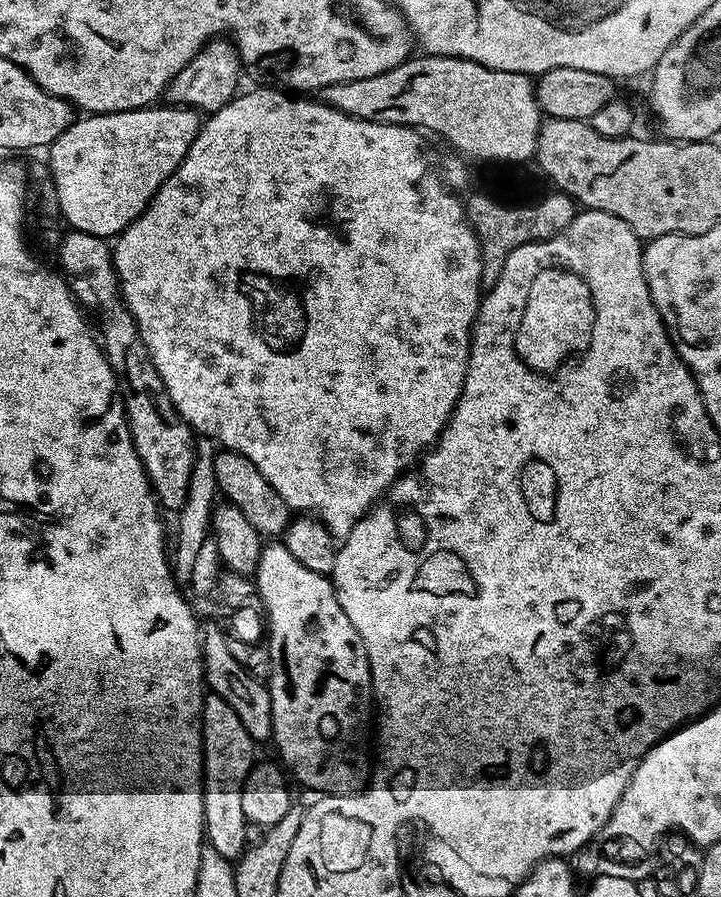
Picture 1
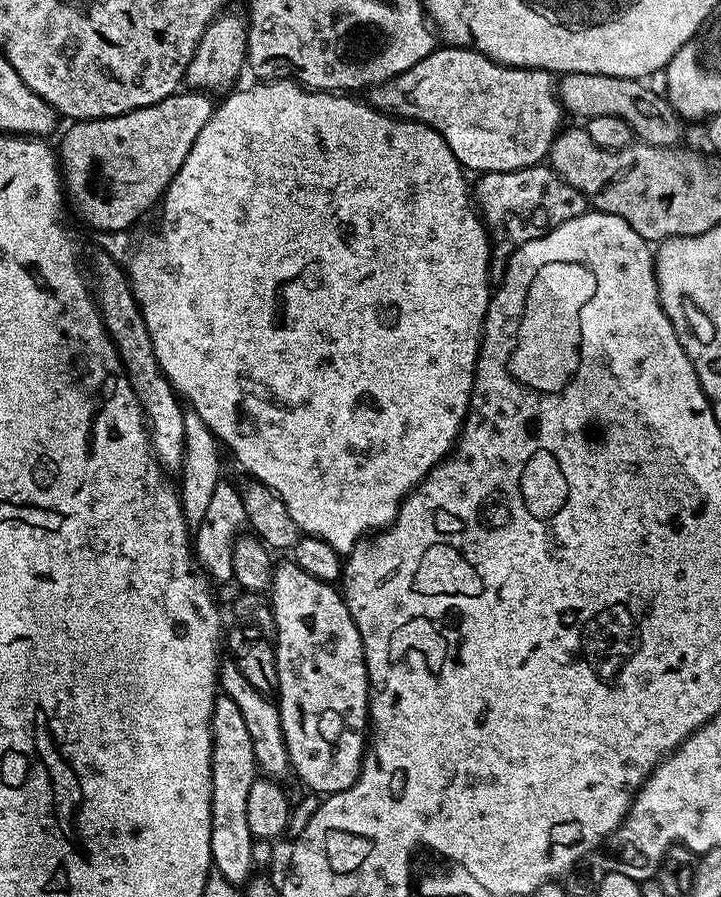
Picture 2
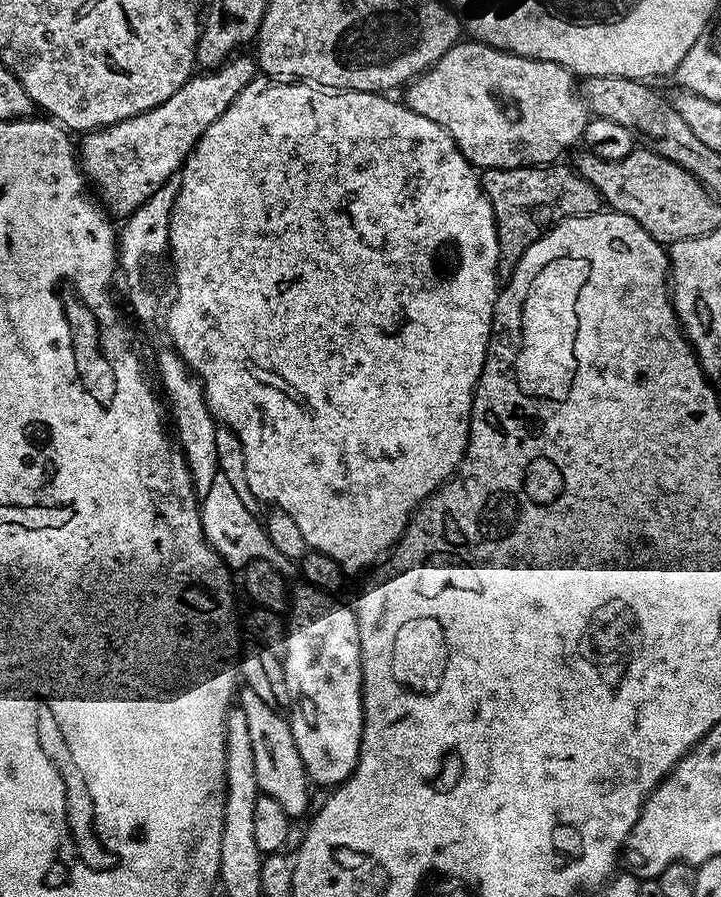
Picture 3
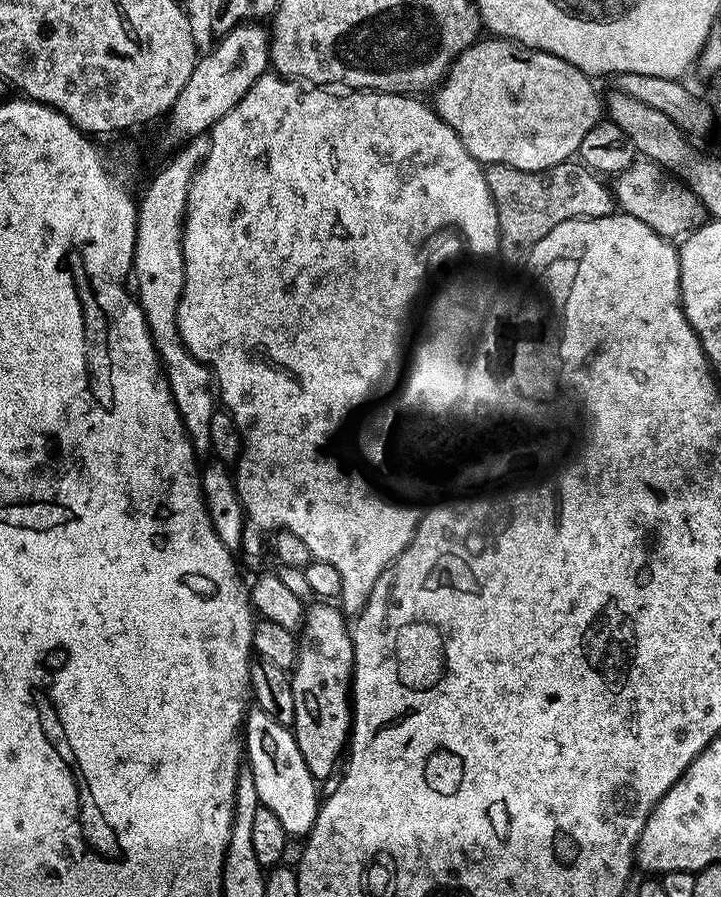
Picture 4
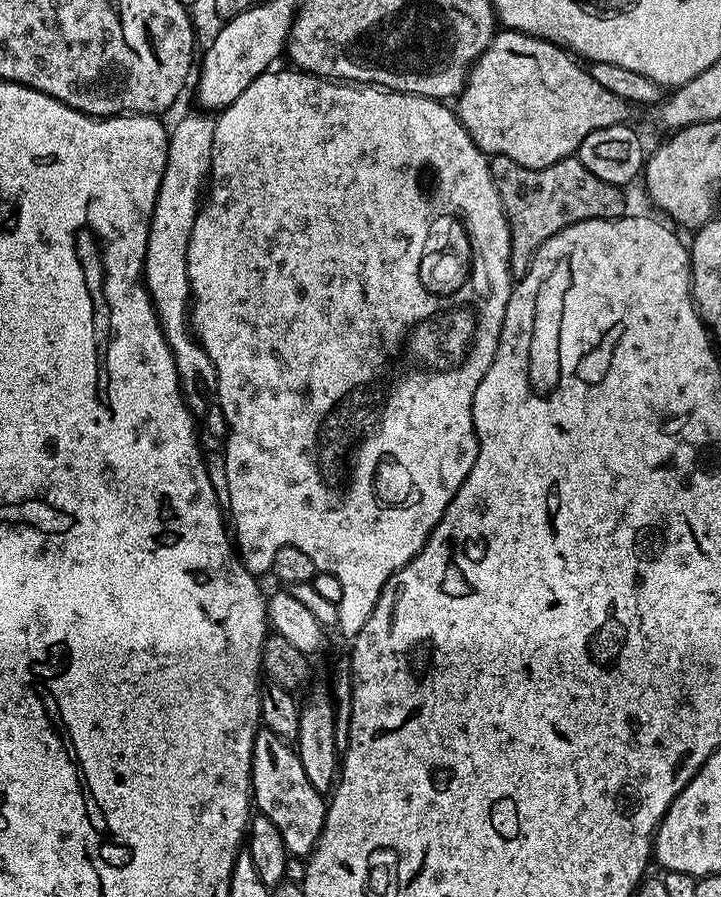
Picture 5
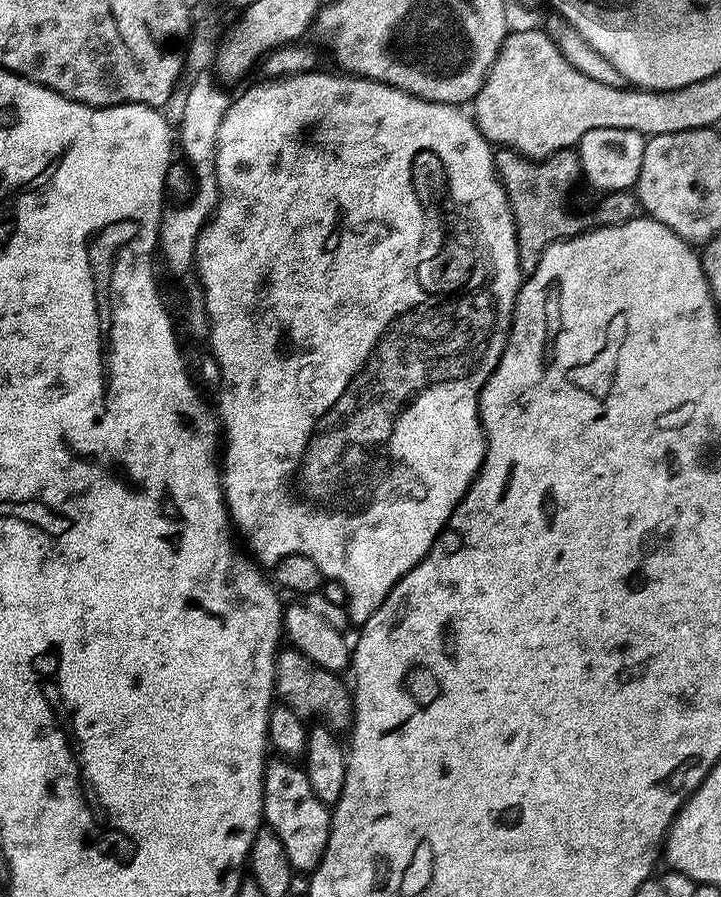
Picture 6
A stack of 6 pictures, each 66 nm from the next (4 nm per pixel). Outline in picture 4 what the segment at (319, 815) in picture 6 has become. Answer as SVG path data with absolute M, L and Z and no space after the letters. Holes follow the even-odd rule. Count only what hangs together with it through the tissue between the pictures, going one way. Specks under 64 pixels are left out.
M253 707L244 717L242 748L246 753L246 767L253 772L260 807L278 817L282 830L286 830L289 838L307 837L320 812L322 799L318 781L310 774L310 766L306 766L302 750L298 750L295 731L274 722L274 718L270 718L270 714L261 708Z

